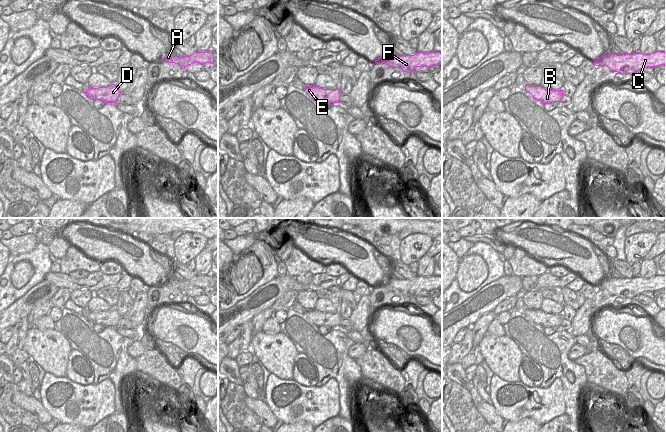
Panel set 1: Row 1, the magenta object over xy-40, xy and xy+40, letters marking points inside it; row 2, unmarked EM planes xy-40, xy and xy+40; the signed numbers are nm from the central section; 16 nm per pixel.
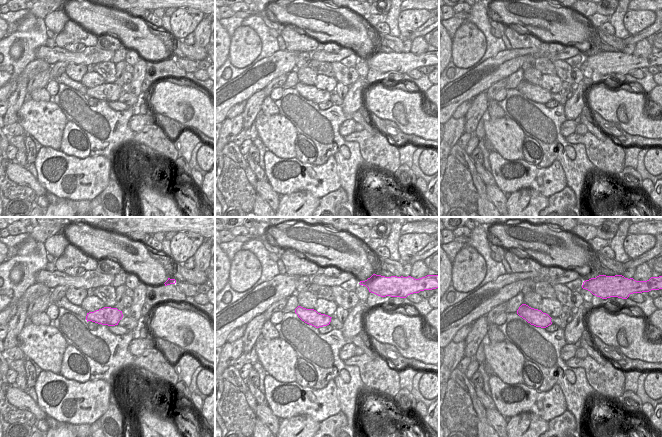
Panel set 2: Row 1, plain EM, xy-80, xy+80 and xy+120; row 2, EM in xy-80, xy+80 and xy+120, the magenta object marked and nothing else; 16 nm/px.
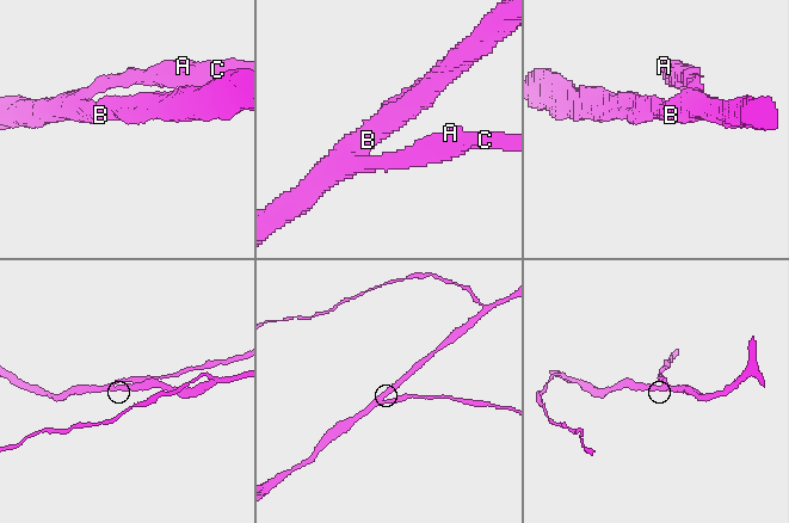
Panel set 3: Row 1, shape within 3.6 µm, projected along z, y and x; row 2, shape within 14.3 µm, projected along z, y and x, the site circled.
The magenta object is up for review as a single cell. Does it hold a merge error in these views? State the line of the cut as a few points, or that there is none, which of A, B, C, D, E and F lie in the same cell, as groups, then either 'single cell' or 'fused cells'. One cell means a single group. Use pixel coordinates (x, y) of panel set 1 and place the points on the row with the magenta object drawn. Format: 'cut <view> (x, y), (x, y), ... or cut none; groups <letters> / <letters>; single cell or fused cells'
cut none; groups A B C D E F; single cell

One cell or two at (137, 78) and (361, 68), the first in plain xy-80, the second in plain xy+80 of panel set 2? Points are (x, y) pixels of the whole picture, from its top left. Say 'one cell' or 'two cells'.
two cells

